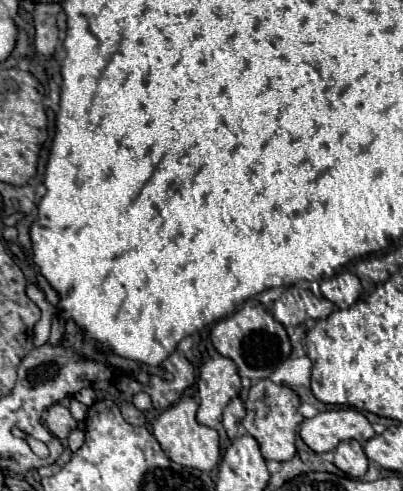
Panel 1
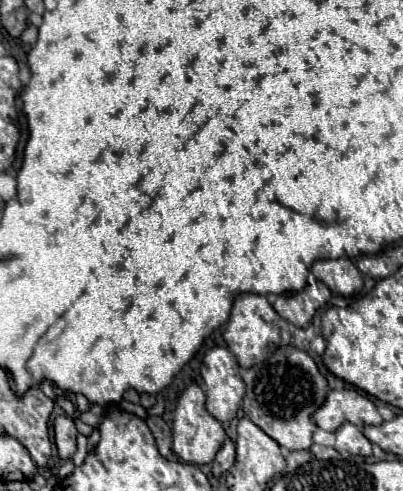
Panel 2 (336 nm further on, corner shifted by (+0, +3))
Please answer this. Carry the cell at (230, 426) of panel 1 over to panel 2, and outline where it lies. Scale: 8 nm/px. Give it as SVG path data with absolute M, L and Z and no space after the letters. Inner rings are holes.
M227 437L225 439L225 443L223 443L223 447L221 447L221 451L215 455L215 461L213 461L213 475L223 475L227 469L231 469L231 465L233 465L233 461L235 461L235 443Z

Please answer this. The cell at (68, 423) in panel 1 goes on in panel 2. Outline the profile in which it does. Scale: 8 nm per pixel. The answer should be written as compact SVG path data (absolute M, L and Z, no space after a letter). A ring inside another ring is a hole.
M59 415L53 423L53 429L55 429L55 445L59 449L59 457L69 459L75 453L75 437L77 437L75 421L67 415Z

